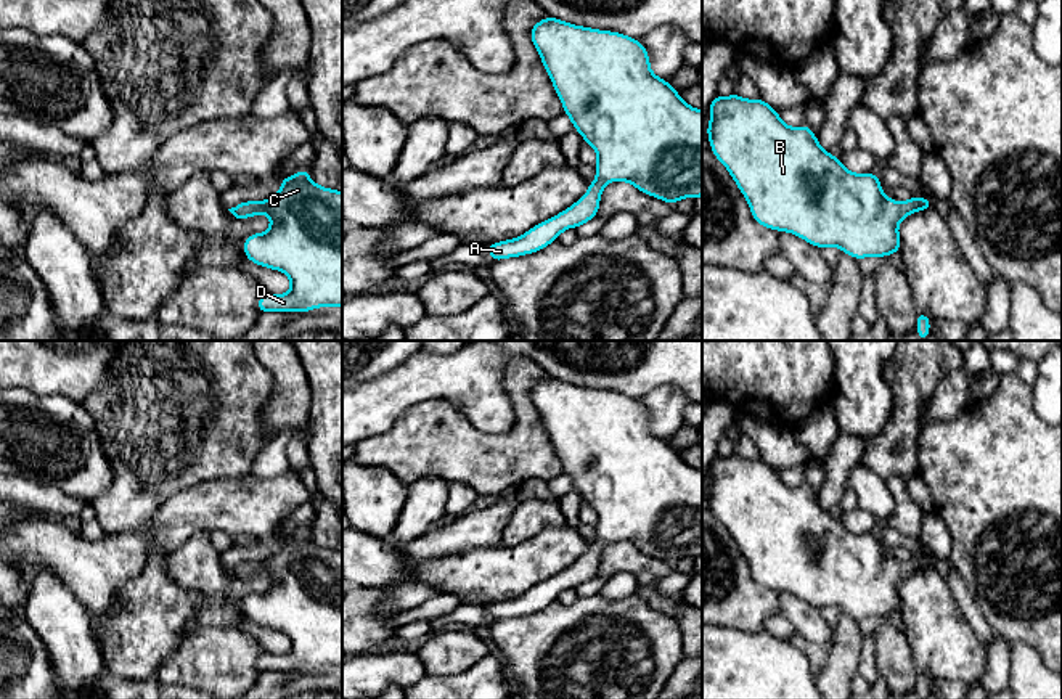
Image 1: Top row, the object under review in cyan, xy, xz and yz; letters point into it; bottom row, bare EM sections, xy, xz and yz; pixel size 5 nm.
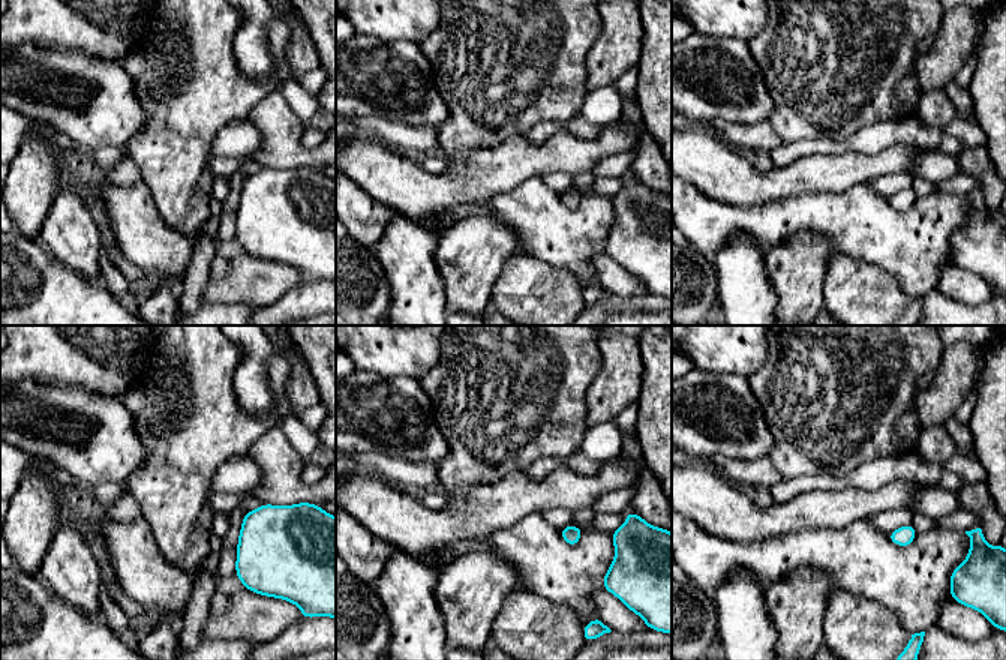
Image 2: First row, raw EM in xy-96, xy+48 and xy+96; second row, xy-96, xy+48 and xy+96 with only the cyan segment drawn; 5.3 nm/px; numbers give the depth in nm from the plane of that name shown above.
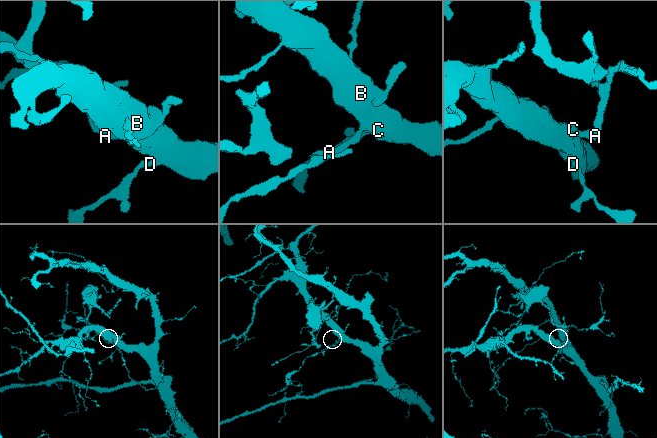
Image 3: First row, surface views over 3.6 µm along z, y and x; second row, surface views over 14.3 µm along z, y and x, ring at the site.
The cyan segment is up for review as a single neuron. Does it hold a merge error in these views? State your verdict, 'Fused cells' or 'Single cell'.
Single cell

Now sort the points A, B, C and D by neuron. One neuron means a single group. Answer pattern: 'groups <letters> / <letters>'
groups A B C D

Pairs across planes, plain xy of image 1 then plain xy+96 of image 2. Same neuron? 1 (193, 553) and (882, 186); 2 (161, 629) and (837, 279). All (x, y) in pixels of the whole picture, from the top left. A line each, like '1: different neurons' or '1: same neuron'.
1: different neurons
2: different neurons

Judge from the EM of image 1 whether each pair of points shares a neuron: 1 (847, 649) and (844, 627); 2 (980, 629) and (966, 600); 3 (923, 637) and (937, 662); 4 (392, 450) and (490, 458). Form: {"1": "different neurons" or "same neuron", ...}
{"1": "same neuron", "2": "same neuron", "3": "same neuron", "4": "same neuron"}

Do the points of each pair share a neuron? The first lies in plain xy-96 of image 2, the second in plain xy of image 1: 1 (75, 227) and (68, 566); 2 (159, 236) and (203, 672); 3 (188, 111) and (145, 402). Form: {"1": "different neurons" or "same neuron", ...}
{"1": "different neurons", "2": "different neurons", "3": "same neuron"}

